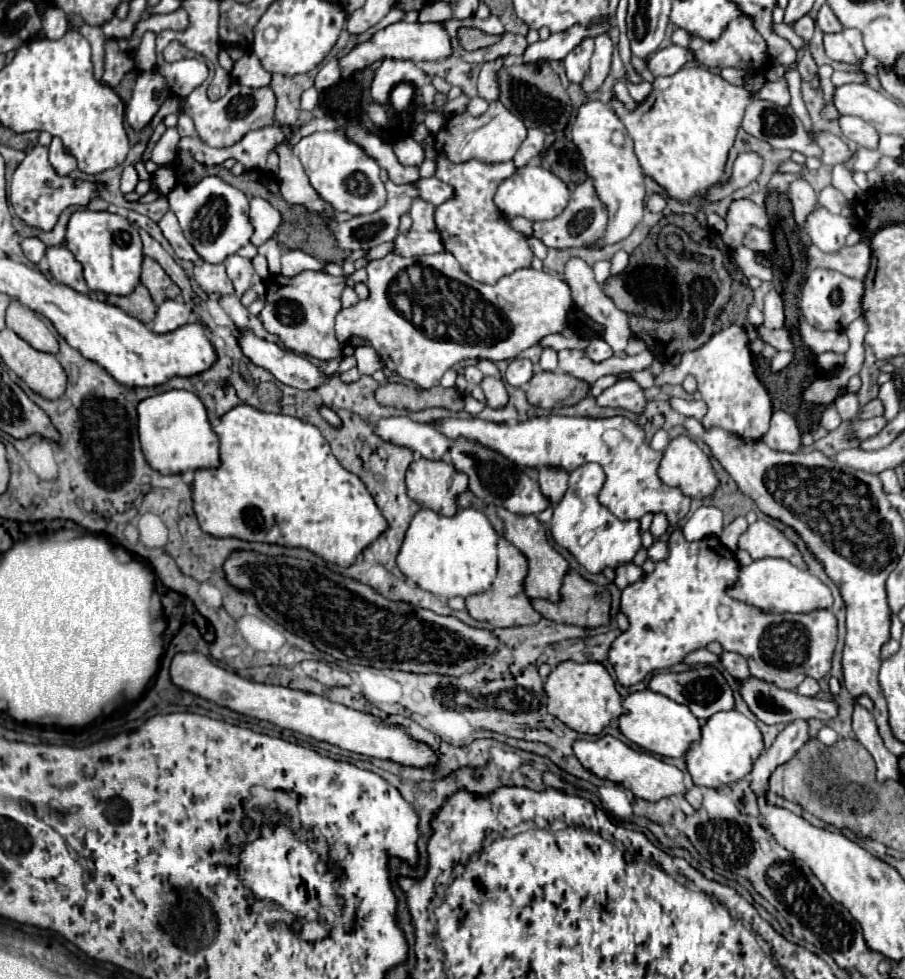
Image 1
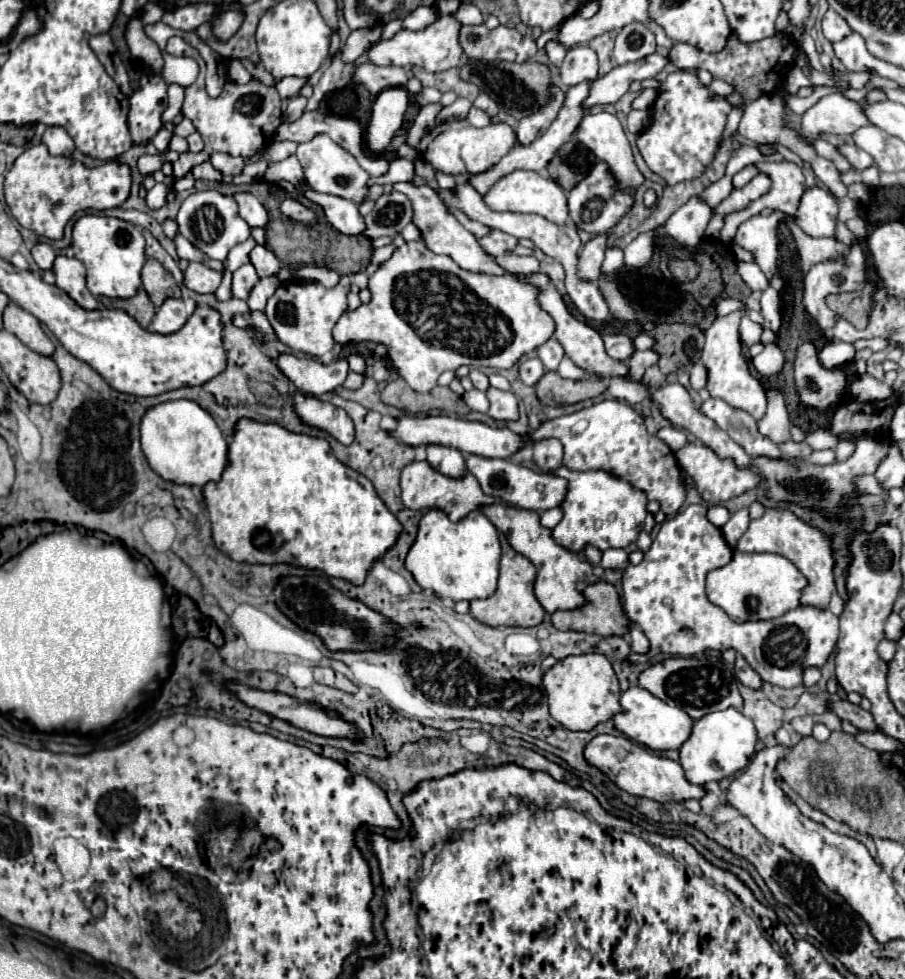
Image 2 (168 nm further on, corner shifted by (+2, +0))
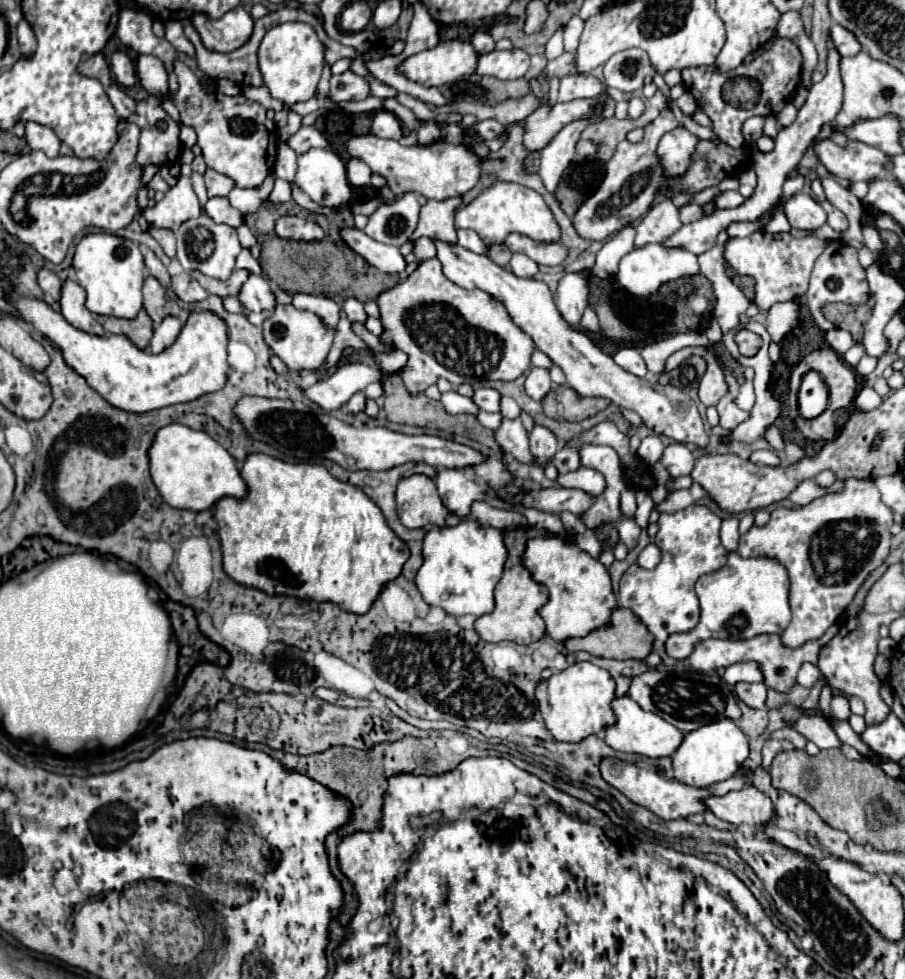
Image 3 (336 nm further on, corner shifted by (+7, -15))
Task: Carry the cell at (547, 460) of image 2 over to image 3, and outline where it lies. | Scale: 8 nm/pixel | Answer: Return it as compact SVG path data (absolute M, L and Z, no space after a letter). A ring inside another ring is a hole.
M535 425L535 429L529 435L529 441L531 441L531 453L535 457L535 463L541 465L541 467L549 465L553 455L555 455L555 451L557 451L555 435L547 427Z

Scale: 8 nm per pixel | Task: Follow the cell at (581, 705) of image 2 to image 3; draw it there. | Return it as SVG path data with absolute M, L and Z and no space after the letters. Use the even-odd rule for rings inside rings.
M575 663L551 675L547 681L539 683L535 697L545 725L557 741L579 743L587 735L615 725L615 713L611 709L611 701L615 699L615 681L605 669L593 663Z

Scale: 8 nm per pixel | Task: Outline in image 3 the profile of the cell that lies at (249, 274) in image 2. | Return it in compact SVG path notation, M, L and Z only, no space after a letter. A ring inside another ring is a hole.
M251 275L247 283L239 289L239 303L243 305L245 311L271 311L275 307L275 295L273 295L273 283L267 277Z

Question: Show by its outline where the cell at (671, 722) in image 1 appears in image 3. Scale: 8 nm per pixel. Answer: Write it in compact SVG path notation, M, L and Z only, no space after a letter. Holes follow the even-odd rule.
M617 697L611 703L611 709L617 717L617 723L613 727L605 729L605 743L609 747L613 747L615 751L621 753L637 753L643 757L651 757L651 759L659 759L659 757L671 757L679 745L683 743L683 733L673 727L671 723L667 723L663 717L655 715L655 713L647 713L643 711L631 697Z

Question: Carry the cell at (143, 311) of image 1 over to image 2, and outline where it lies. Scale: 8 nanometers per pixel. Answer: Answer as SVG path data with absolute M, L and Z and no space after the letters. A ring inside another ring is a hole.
M140 288L140 292L128 300L120 300L120 298L114 298L108 302L110 308L118 308L118 310L124 310L128 312L142 328L148 328L148 324L152 322L154 314L156 314L156 308L154 304L150 302L148 294L144 292L144 288Z

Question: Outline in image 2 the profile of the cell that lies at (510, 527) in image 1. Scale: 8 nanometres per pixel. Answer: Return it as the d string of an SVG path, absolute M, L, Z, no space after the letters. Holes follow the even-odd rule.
M492 504L488 508L482 508L482 512L496 524L498 530L502 530L512 544L512 548L526 556L536 566L536 582L534 592L538 602L546 608L548 614L554 614L556 610L574 610L586 604L584 588L598 582L600 578L594 574L592 564L582 560L578 554L558 546L552 538L550 528L544 528L540 524L540 512L538 510L522 510L508 504Z

